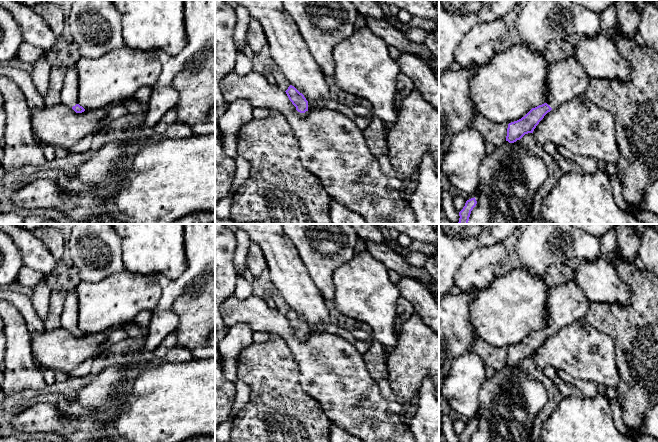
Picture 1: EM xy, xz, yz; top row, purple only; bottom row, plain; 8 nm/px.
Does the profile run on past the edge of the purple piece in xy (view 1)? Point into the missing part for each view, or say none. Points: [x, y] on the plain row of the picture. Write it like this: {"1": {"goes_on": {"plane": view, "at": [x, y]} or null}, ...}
{"1": {"goes_on": {"plane": "xy", "at": [70, 310]}}}

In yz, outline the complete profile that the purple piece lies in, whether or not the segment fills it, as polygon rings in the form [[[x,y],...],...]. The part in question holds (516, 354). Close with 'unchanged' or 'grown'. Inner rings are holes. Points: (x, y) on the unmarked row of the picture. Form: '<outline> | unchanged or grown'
[[[574,282],[551,288],[546,303],[548,326],[532,332],[521,343],[508,348],[506,365],[514,367],[525,358],[533,357],[536,350],[553,332],[585,316],[590,301]]] | grown

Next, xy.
[[[75,290],[69,291],[62,314],[62,326],[72,332],[76,337],[82,337],[85,333],[77,327],[78,298]]] | grown

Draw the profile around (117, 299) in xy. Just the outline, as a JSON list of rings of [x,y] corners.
[[[124,269],[97,282],[81,281],[75,288],[78,298],[77,327],[85,334],[98,333],[117,324],[128,325],[144,310],[153,311],[160,299],[161,289],[148,274]]]

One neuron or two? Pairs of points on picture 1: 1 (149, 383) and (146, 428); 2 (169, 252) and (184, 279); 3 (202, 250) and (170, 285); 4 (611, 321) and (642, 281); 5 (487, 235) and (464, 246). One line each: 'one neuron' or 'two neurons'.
1: one neuron
2: two neurons
3: one neuron
4: one neuron
5: one neuron

